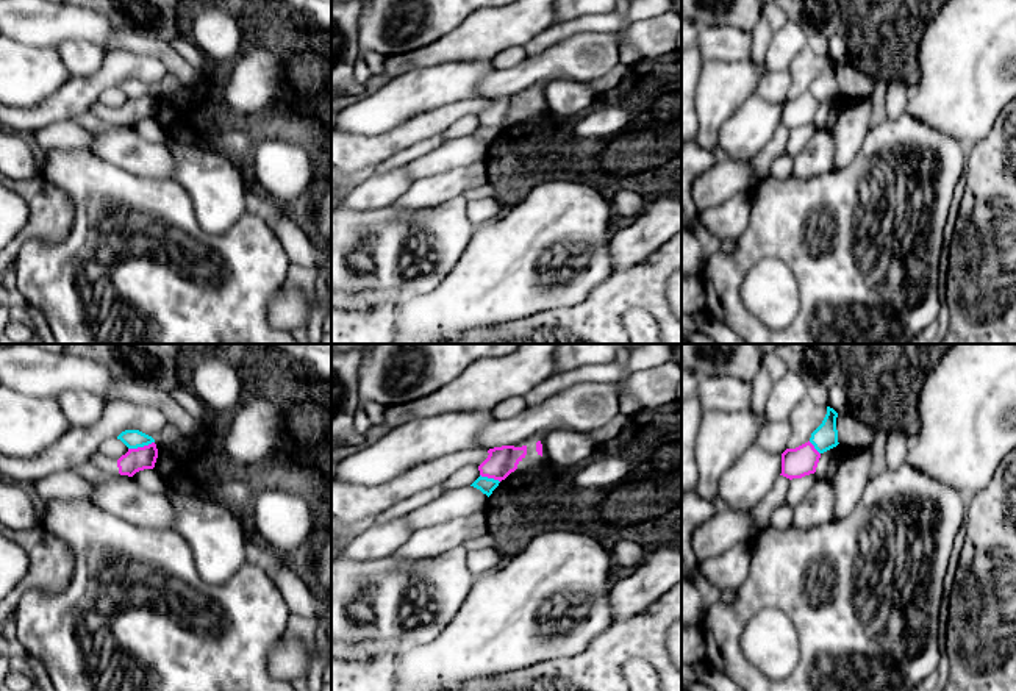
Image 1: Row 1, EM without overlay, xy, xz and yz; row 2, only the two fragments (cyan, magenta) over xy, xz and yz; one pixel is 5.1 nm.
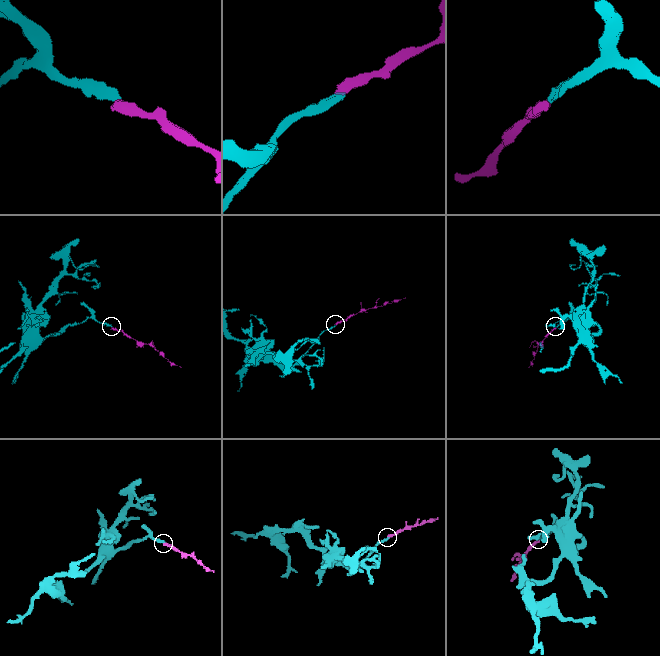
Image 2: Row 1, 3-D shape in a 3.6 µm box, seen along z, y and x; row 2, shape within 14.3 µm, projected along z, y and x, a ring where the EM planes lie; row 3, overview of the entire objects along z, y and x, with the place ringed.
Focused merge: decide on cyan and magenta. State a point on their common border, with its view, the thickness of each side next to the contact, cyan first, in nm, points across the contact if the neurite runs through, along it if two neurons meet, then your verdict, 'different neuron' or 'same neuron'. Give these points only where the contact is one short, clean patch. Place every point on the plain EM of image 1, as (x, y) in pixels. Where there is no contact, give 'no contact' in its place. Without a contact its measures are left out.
xy (141, 96) | 100/120 nm | along xy (153, 91), (128, 99) | different neuron

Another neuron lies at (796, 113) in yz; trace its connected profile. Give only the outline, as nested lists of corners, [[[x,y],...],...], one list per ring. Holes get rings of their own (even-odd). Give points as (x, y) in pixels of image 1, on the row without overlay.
[[[808,91],[796,98],[786,98],[782,103],[782,124],[783,127],[802,128],[805,125],[814,124],[821,103]]]

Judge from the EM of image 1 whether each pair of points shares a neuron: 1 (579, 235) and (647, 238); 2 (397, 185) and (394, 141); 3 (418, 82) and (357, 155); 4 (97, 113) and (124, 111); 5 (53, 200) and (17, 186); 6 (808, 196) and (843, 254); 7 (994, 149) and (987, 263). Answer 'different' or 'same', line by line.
1: different
2: different
3: different
4: same
5: same
6: same
7: same

